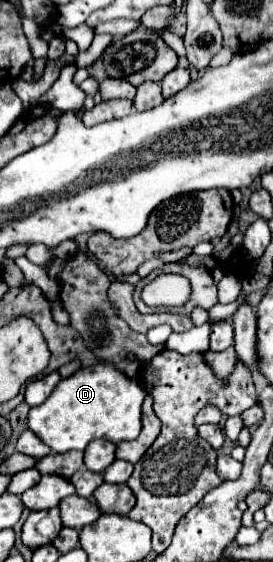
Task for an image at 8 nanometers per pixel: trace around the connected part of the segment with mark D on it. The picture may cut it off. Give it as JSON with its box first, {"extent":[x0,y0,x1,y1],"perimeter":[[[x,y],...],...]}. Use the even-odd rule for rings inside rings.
{"extent":[29,363,145,453],"perimeter":[[[97,363],[93,367],[81,367],[57,383],[45,405],[29,411],[29,429],[57,453],[71,449],[83,451],[91,439],[129,441],[141,431],[141,405],[145,395],[145,385],[139,379],[129,379],[113,365]]]}

